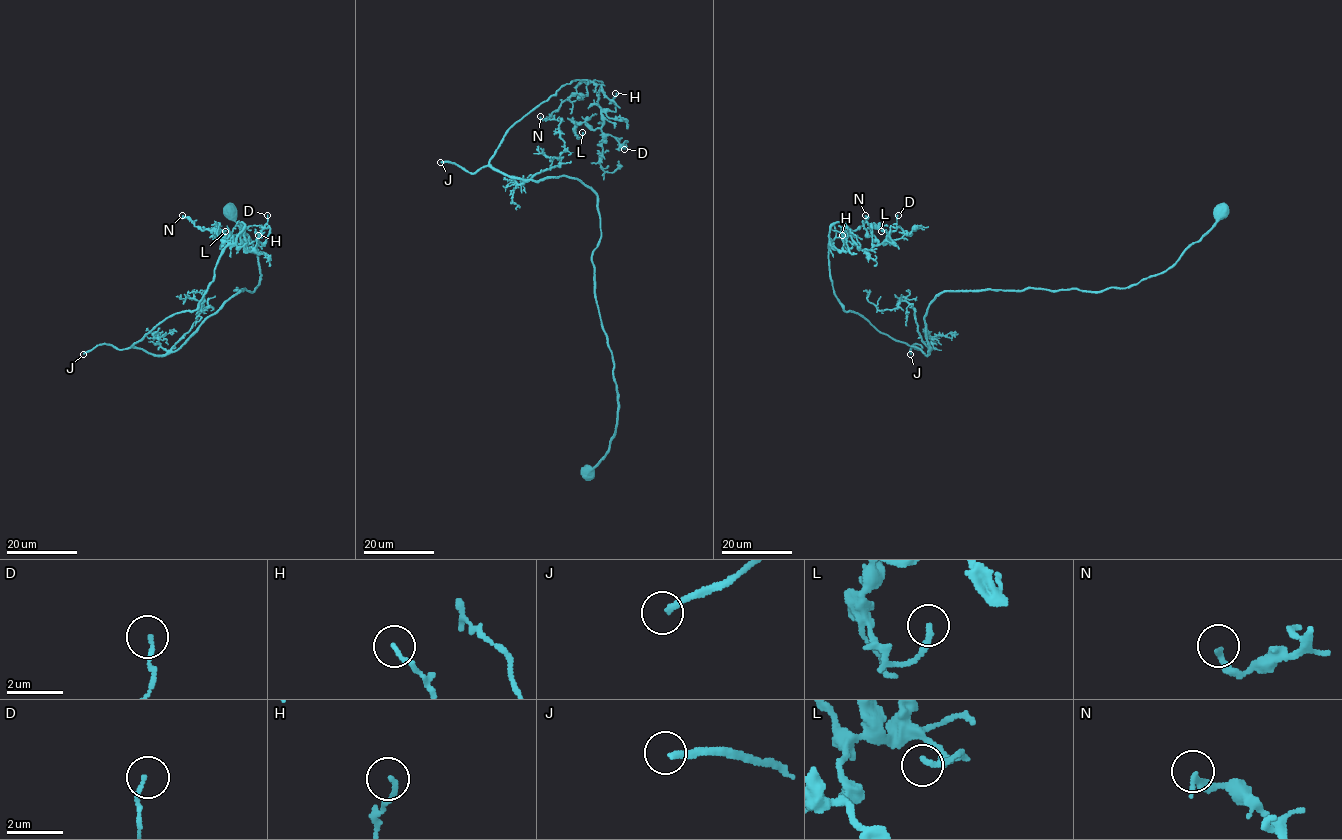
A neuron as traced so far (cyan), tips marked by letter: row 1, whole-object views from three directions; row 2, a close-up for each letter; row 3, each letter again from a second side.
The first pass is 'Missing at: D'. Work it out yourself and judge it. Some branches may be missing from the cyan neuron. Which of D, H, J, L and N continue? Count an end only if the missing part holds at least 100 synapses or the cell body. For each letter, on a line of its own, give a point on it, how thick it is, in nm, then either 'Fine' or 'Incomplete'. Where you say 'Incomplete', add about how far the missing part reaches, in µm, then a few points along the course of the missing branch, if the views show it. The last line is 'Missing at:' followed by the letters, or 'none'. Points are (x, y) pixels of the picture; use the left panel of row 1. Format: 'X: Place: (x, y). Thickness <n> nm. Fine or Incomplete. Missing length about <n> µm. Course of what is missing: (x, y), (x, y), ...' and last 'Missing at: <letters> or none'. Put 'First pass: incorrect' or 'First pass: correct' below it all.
D: Place: (267, 215). Thickness 120 nm. Fine
H: Place: (258, 235). Thickness 160 nm. Fine
J: Place: (83, 354). Thickness 200 nm. Incomplete. Missing length about 100 µm
L: Place: (225, 231). Thickness 220 nm. Fine
N: Place: (182, 215). Thickness 240 nm. Fine
Missing at: J
First pass: incorrect

